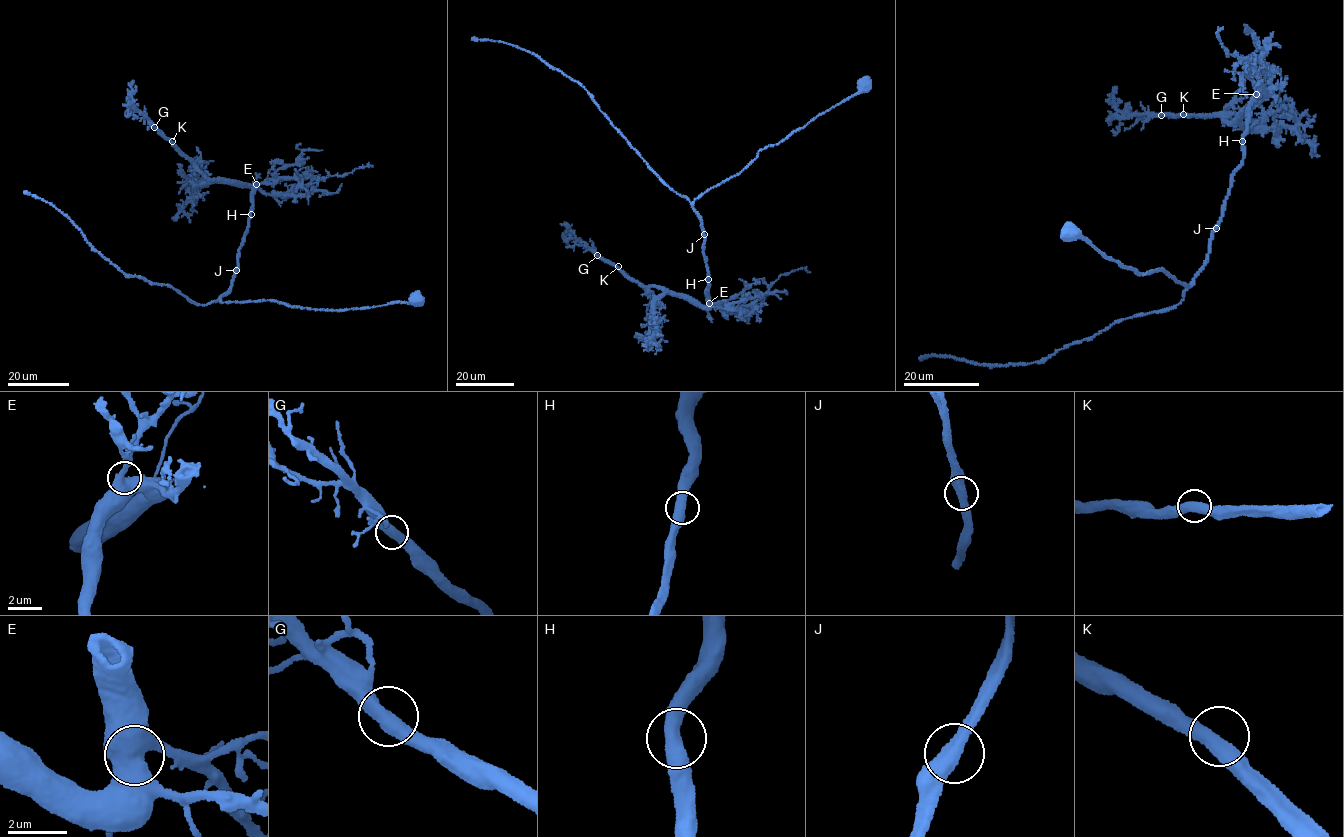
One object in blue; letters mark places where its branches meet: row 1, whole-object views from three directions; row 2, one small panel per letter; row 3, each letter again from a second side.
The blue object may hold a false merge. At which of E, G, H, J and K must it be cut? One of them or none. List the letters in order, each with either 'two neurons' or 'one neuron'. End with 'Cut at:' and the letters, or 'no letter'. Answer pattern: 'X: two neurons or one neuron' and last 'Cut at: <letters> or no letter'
E: one neuron
G: one neuron
H: one neuron
J: one neuron
K: one neuron
Cut at: no letter

